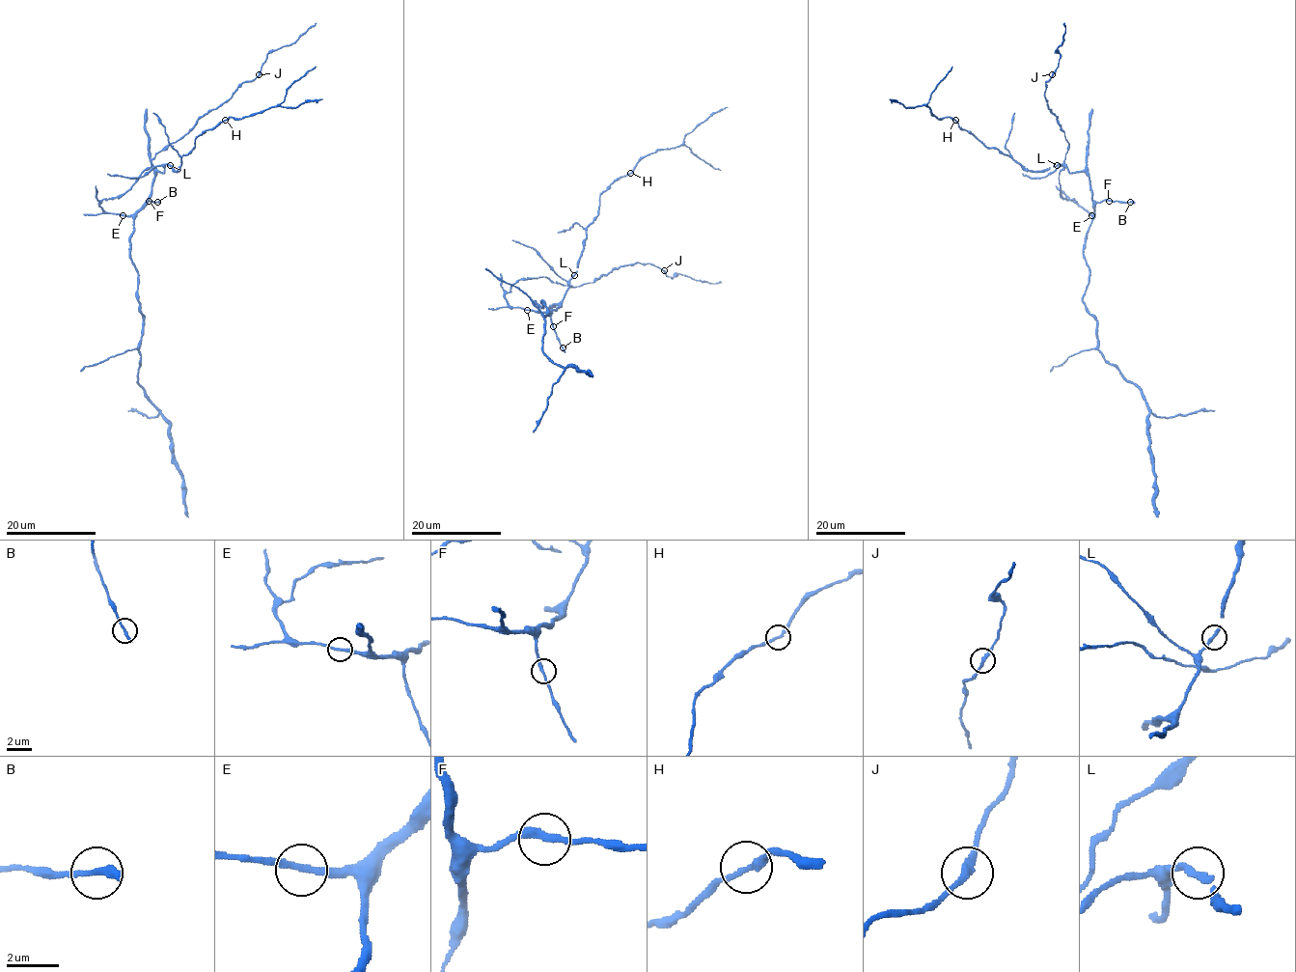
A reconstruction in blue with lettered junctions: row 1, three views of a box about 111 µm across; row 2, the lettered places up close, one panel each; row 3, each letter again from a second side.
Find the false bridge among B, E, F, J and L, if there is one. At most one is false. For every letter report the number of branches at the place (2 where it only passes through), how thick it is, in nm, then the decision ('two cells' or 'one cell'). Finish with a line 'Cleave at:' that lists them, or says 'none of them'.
B: 1 | 340 nm | one cell
E: 2 | 240 nm | one cell
F: 2 | 260 nm | one cell
J: 2 | 260 nm | one cell
L: 1 | 360 nm | one cell
Cleave at: none of them

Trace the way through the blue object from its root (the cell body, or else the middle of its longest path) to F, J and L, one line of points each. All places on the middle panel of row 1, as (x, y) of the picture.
F: (537, 312), (548, 312), (553, 326)
J: (537, 312), (511, 307), (505, 297), (520, 279), (548, 277), (575, 287), (636, 263), (651, 263), (664, 270)
L: (537, 312), (555, 311), (575, 274)

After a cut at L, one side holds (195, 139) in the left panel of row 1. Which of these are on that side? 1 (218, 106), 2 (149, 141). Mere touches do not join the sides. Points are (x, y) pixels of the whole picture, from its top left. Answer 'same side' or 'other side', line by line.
1: other side
2: other side

